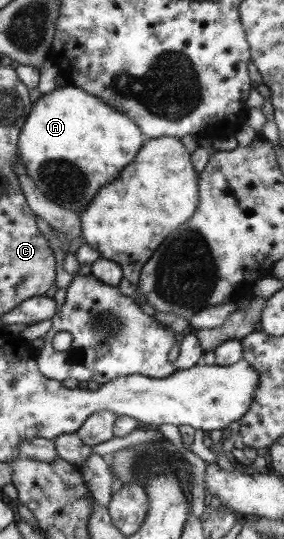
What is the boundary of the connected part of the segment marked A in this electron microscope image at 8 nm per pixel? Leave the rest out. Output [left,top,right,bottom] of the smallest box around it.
[17,85,146,214]

